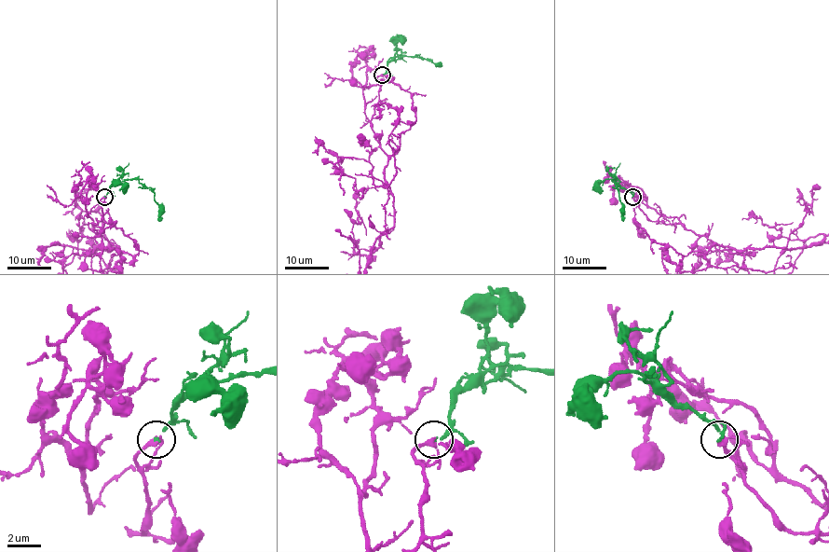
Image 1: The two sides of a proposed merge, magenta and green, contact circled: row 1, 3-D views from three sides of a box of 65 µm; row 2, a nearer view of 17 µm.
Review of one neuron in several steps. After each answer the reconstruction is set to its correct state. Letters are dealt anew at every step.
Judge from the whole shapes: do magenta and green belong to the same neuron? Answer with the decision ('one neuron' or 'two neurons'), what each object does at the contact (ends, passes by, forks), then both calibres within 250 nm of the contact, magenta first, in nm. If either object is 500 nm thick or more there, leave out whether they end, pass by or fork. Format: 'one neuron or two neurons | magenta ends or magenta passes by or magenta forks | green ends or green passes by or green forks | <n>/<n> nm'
one neuron | magenta passes by | green ends | 240/140 nm

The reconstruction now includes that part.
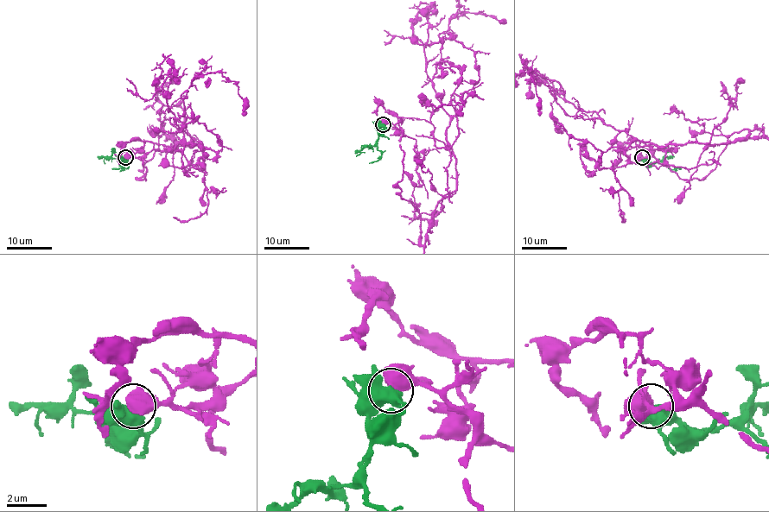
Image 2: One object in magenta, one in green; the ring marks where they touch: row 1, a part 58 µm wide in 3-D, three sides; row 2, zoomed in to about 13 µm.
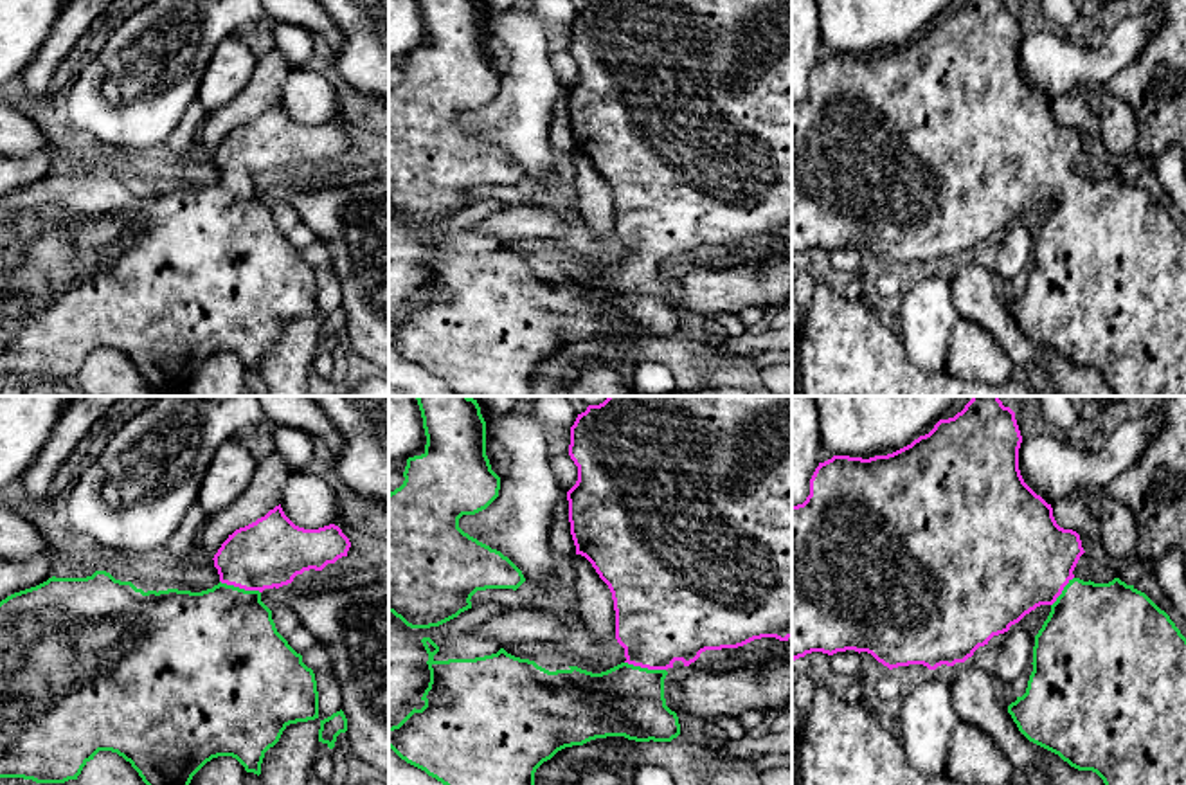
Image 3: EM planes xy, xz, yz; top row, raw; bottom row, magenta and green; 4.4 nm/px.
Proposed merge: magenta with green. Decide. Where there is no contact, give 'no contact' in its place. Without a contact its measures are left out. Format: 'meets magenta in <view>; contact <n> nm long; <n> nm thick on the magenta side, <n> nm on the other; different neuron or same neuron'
meets magenta in xy; contact 190 nm long; 300 nm thick on the magenta side, 480 nm on the other; same neuron

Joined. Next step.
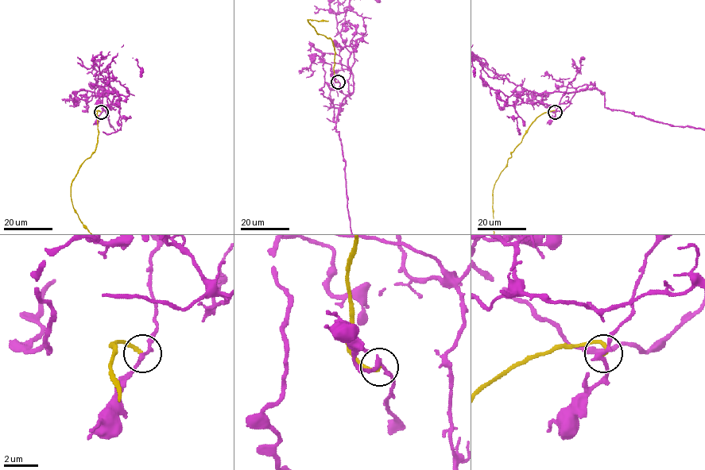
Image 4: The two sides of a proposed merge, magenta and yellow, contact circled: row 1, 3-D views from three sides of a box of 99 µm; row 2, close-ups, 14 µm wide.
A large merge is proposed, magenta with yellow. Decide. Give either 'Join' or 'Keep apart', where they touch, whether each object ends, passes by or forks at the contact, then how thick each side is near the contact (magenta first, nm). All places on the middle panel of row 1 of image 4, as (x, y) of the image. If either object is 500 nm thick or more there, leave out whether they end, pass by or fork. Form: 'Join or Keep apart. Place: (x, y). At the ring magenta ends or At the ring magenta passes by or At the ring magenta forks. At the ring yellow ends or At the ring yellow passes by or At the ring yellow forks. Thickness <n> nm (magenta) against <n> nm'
Keep apart. Place: (338, 82). At the ring magenta passes by. At the ring yellow ends. Thickness 260 nm (magenta) against 200 nm

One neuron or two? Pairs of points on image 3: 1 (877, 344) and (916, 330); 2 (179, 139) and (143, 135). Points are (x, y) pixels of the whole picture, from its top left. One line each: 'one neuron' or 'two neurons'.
1: two neurons
2: two neurons

